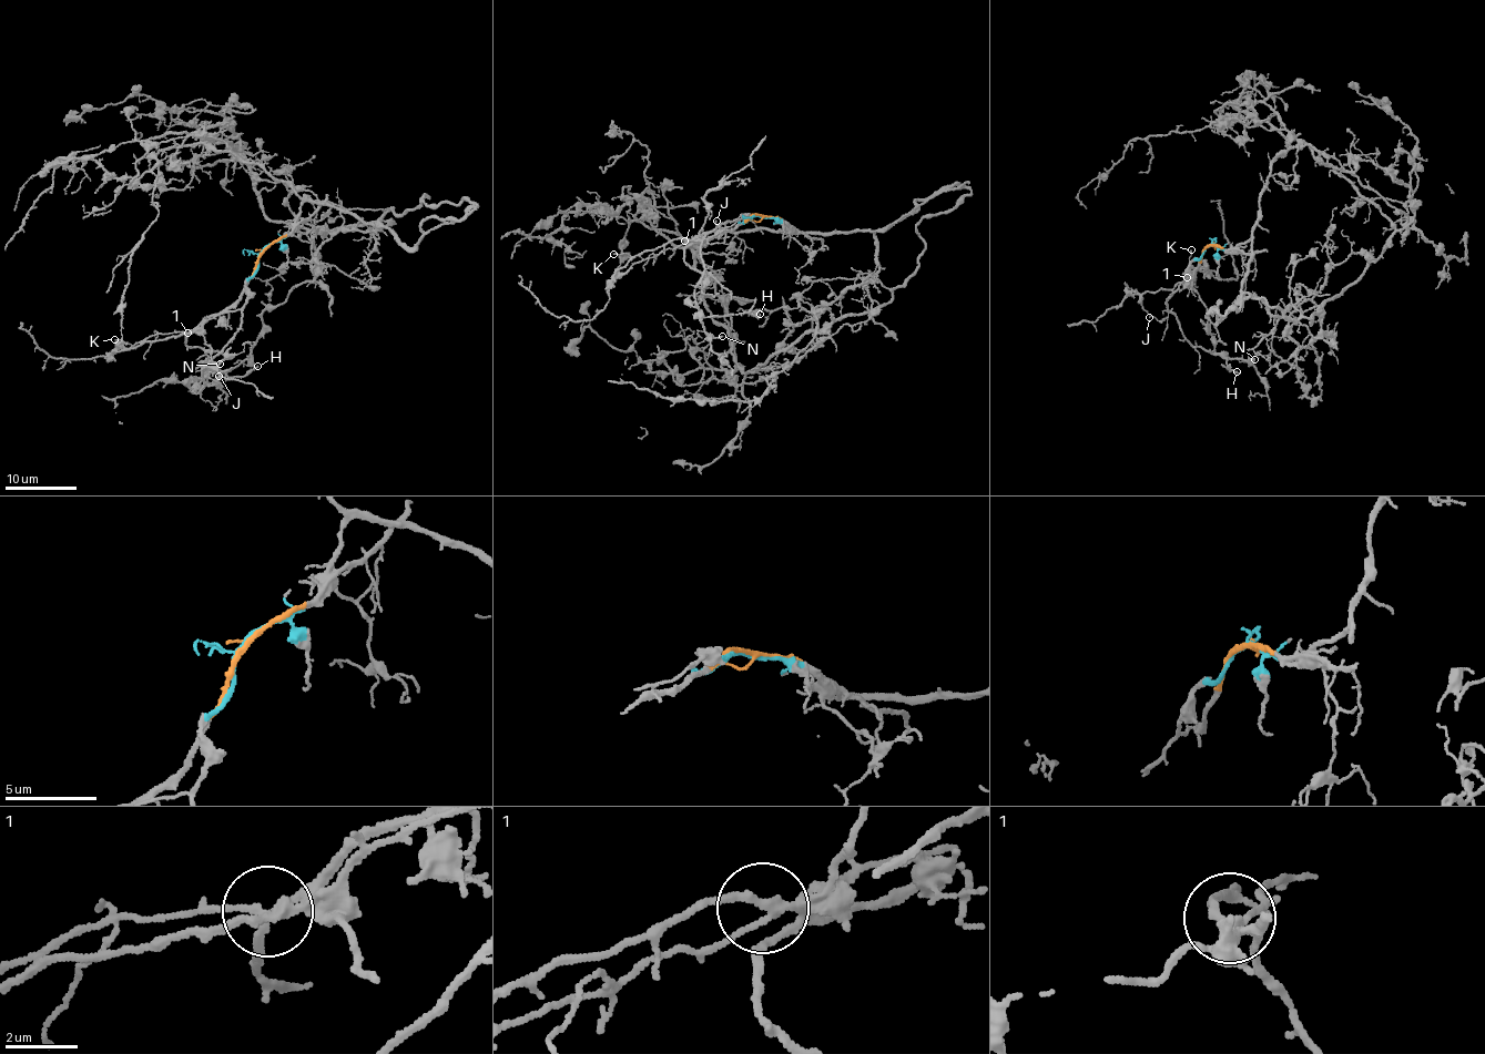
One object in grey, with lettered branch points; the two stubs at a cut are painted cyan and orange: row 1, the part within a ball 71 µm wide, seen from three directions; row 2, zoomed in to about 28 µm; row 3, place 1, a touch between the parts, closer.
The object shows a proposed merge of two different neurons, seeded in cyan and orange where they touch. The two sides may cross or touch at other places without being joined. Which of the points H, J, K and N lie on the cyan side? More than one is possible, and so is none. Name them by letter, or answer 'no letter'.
H, J, N

